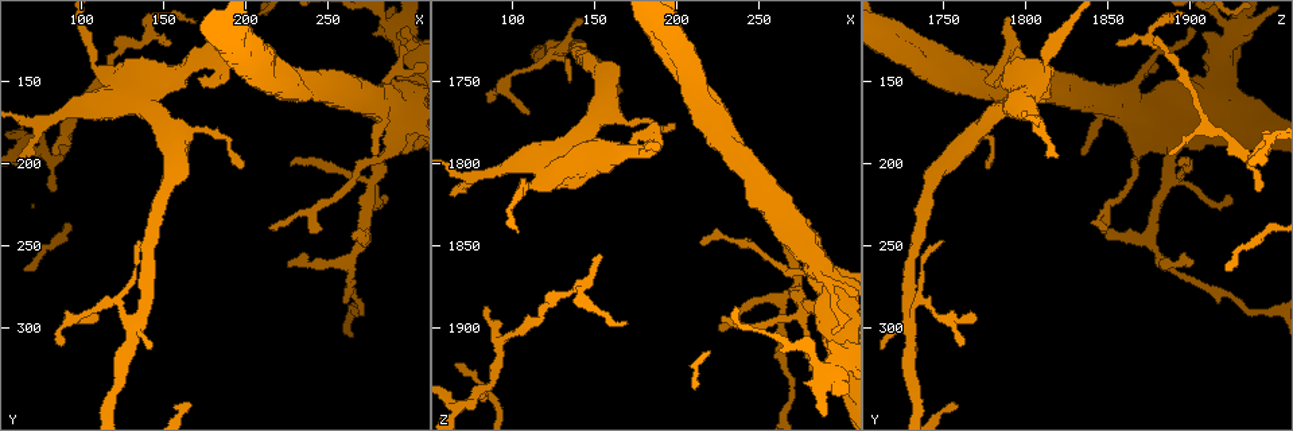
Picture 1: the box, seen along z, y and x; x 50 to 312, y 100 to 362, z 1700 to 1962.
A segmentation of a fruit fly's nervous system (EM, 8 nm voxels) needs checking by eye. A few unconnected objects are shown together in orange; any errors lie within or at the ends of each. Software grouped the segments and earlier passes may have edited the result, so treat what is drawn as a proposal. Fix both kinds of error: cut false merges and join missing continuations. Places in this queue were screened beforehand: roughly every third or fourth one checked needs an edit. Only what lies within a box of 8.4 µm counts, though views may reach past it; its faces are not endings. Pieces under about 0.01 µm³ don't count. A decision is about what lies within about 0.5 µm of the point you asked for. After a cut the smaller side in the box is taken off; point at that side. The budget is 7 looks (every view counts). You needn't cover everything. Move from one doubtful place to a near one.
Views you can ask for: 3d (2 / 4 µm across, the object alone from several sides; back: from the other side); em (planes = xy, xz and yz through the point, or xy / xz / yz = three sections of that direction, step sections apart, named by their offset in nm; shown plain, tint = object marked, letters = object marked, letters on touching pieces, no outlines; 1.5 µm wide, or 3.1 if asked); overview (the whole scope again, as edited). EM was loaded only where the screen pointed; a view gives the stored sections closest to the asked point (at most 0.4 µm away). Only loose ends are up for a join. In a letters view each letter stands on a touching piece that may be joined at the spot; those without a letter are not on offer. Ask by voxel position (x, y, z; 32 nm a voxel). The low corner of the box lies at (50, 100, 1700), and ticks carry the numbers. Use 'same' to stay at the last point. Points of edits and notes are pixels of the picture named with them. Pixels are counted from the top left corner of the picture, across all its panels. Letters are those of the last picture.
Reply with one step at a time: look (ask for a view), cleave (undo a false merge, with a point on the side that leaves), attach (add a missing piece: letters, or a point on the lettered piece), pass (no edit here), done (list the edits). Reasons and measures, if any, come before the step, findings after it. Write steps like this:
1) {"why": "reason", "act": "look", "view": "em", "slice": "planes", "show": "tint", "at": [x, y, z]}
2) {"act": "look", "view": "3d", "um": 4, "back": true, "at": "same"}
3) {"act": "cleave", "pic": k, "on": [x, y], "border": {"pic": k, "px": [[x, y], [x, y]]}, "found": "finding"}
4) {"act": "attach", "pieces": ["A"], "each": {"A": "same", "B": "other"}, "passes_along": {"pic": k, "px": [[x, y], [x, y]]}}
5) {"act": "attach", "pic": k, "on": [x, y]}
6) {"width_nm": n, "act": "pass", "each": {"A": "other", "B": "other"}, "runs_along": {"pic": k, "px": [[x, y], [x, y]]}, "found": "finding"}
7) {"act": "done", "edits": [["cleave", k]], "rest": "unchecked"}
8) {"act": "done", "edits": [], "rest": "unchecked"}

{"why": "thin end", "act": "look", "view": "em", "slice": "xz", "step": 4, "show": "tint", "at": [82, 216, 1942]}

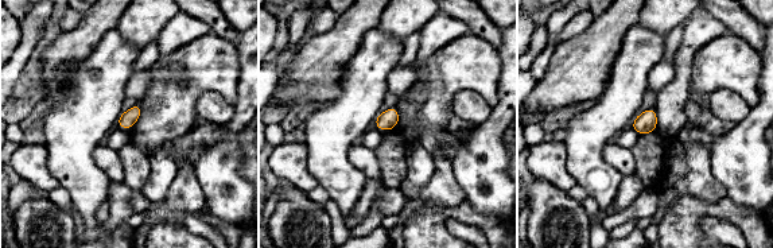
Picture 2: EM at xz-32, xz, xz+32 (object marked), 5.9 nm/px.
{"why": "cut it another way", "act": "look", "view": "em", "slice": "planes", "show": "letters", "at": "same"}

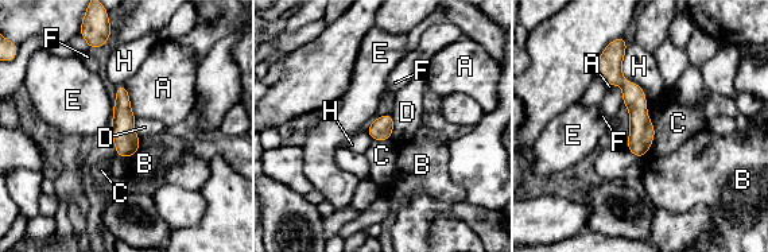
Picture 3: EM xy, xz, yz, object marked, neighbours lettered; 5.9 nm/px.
{"act": "pass", "each": {"A": "other", "B": "other", "C": "other", "D": "other", "E": "other", "F": "other", "H": "other"}, "runs_along": {"pic": 3, "px": [[613, 77], [636, 103], [640, 154]]}, "found": "none of them fits"}

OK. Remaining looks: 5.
{"why": "tapers out", "act": "look", "view": "em", "slice": "planes", "show": "letters", "at": [84, 194, 1888]}

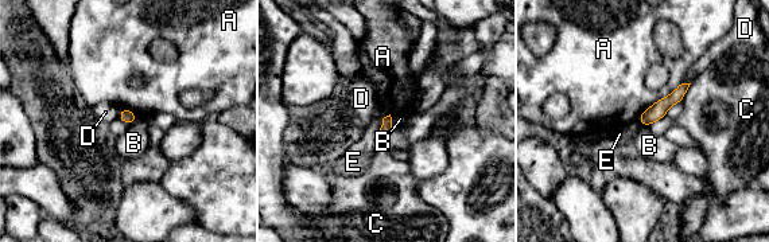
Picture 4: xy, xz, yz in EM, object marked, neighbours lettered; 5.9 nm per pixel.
{"longest_contact_nm": ["A", 360], "act": "pass", "each": {"A": "other", "B": "other", "C": "other", "D": "other", "E": "other"}, "runs_along": {"pic": 4, "px": [[684, 86], [656, 112], [643, 120]]}, "found": "none of them fits"}

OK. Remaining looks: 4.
{"why": "tapers out", "act": "look", "view": "3d", "um": 4, "at": [226, 264, 1900]}

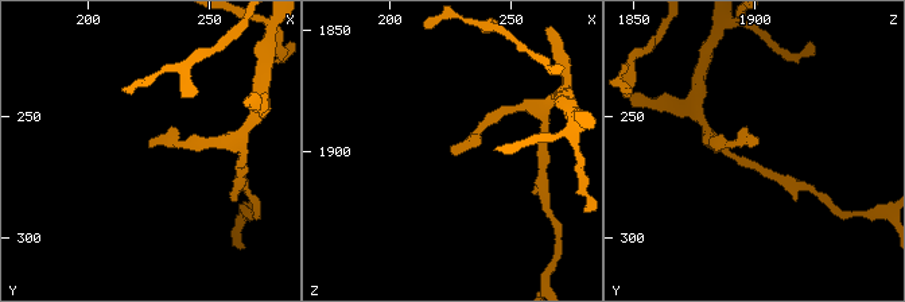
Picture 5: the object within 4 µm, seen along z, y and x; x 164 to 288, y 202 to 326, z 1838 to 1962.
{"why": "shape alone is not enough", "act": "look", "view": "em", "slice": "yz", "step": 8, "show": "letters", "at": [226, 263, 1900]}

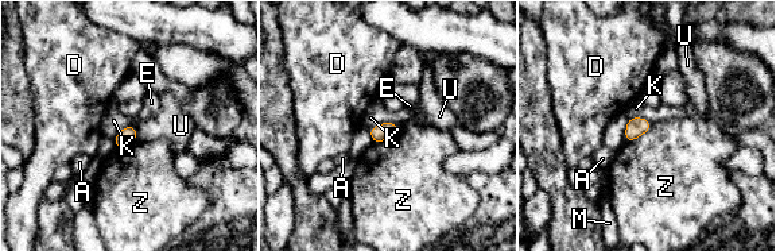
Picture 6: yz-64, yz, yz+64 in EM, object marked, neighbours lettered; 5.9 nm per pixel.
{"act": "look", "view": "em", "slice": "planes", "show": "letters", "at": "same"}

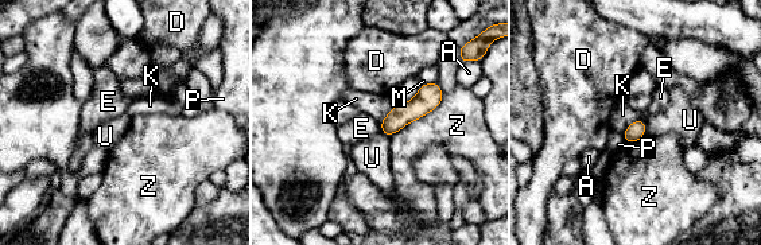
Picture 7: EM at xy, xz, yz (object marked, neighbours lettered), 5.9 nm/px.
{"longest_contact_nm": ["Z", 420], "act": "pass", "each": {"A": "other", "D": "other", "E": "other", "K": "other", "M": "other", "P": "other", "U": "other", "Z": "other"}, "runs_along": {"pic": 7, "px": [[435, 86], [384, 129]]}, "found": "no lettered piece goes on from it"}

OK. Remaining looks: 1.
{"act": "done", "edits": [], "rest": "unchecked"}

